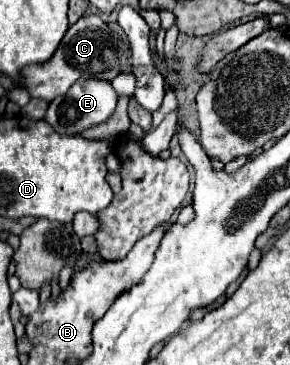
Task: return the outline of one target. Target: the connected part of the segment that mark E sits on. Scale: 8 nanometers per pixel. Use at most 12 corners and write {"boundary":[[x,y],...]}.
{"boundary":[[80,79],[56,97],[46,121],[62,135],[104,123],[116,91],[102,79]]}

